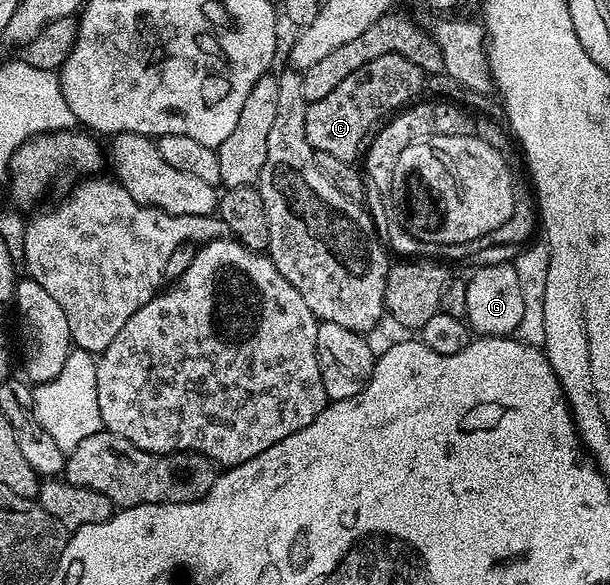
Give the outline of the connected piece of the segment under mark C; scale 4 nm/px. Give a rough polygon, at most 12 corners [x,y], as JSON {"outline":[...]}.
{"outline":[[396,53],[308,104],[311,148],[358,162],[381,122],[420,96]]}

